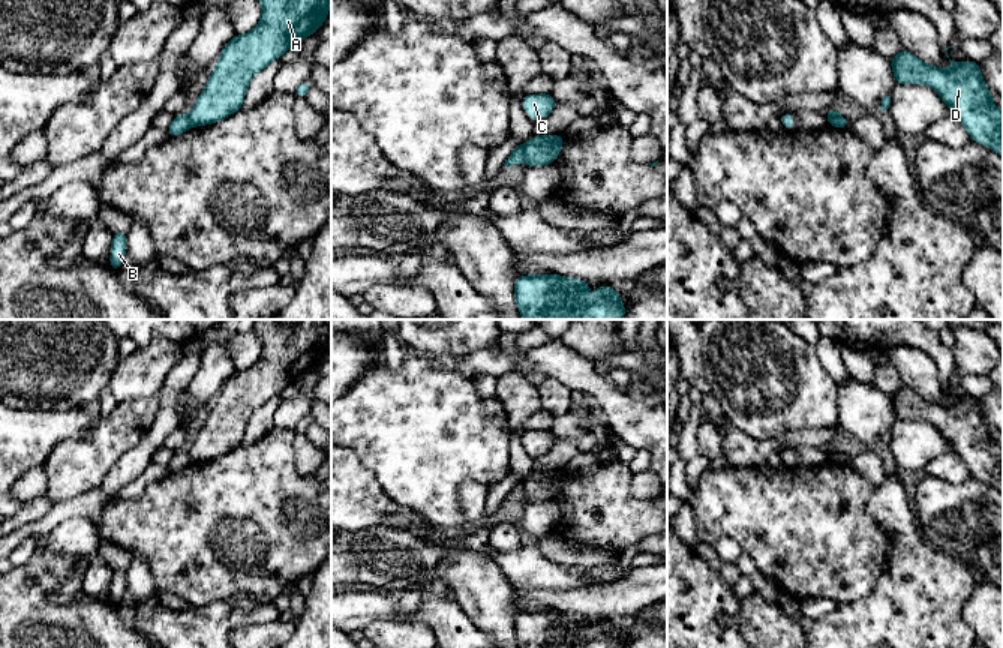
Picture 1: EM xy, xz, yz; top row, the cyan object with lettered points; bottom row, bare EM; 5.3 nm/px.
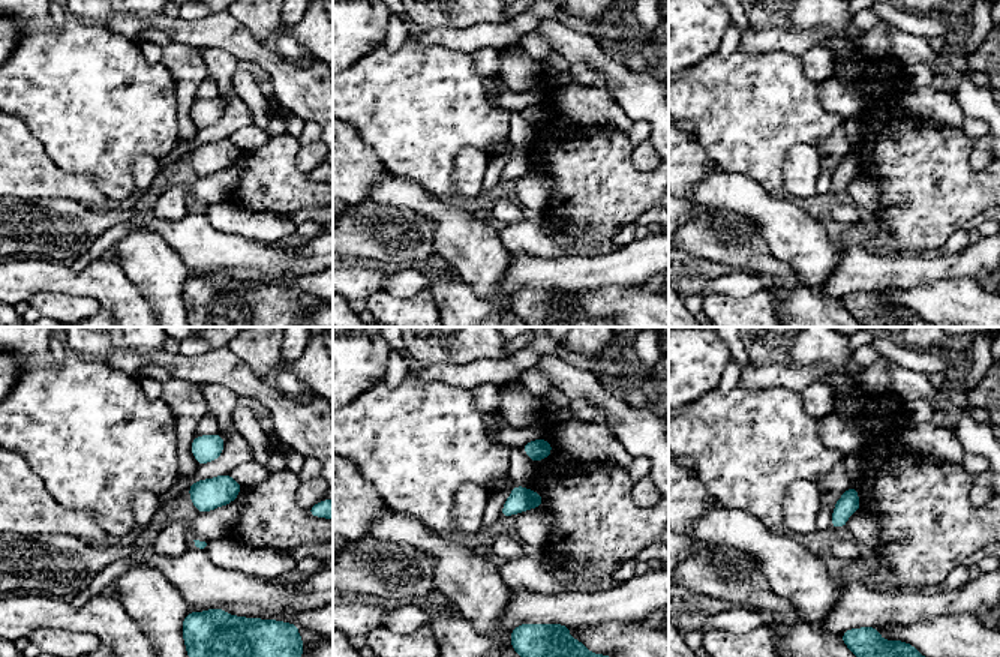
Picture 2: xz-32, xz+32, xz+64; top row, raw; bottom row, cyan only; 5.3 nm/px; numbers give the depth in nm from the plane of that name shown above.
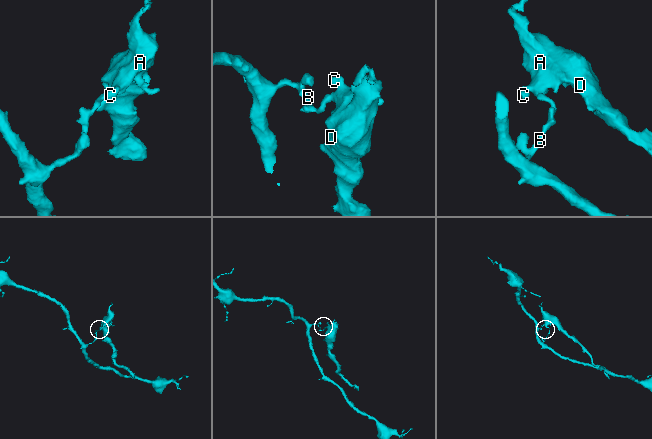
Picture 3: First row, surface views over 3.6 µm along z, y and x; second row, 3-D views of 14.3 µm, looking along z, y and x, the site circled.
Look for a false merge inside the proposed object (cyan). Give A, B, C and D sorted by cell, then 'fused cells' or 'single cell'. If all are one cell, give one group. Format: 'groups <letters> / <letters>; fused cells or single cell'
groups A C D / B; fused cells

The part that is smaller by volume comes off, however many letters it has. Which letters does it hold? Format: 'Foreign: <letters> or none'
Foreign: A, C, D

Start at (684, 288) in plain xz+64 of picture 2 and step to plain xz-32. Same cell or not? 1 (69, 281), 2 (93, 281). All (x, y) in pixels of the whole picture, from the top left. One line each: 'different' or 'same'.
1: same
2: same

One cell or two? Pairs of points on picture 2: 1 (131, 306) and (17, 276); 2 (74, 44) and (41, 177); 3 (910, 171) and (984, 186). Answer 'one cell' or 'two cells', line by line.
1: one cell
2: two cells
3: one cell

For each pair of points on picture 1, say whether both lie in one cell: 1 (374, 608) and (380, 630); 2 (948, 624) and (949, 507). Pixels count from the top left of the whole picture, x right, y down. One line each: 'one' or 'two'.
1: two
2: two

